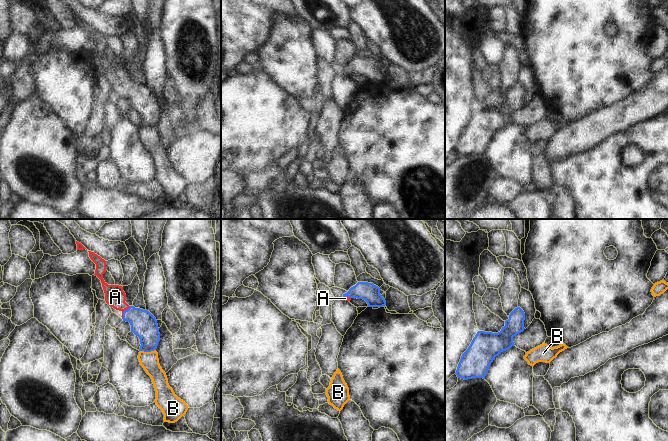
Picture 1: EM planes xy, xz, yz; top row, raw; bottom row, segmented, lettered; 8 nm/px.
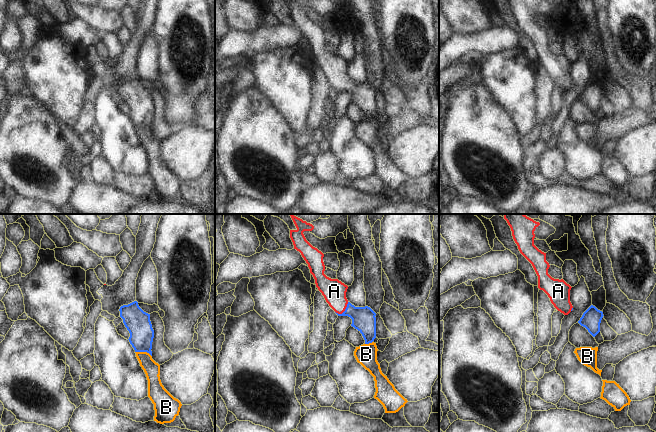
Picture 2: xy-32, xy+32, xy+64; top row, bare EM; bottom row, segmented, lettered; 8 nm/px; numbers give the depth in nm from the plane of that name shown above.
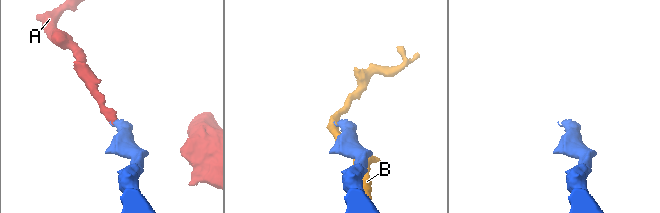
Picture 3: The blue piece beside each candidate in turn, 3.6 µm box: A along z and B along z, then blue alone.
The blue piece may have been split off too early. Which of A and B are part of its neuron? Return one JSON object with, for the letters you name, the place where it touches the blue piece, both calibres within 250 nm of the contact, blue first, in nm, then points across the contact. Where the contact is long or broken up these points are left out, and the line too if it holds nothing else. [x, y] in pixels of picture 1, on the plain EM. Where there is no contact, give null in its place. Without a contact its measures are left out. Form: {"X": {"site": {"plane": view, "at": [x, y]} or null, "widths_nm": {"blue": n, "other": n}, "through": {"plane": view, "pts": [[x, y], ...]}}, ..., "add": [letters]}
{"A": {"site": {"plane": "xy", "at": [123, 88]}, "widths_nm": {"blue": 200, "other": 170}, "through": {"plane": "xy", "pts": [[143, 100], [135, 92], [123, 88], [123, 83], [115, 73]]}}, "add": ["A"]}

